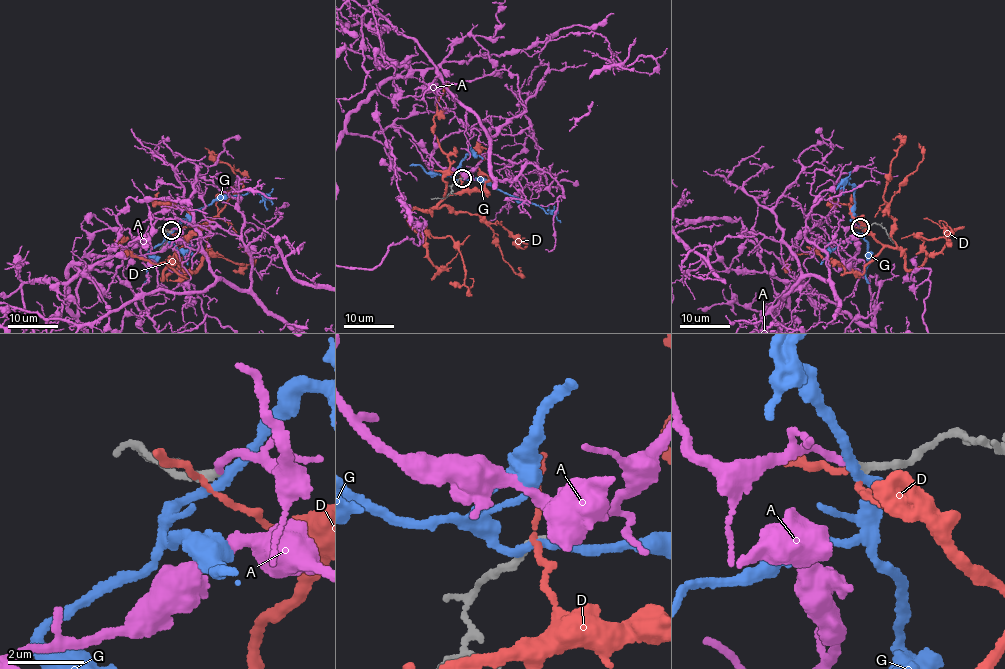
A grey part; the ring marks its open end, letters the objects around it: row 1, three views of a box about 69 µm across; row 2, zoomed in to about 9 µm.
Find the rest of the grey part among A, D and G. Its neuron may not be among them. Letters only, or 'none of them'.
A

